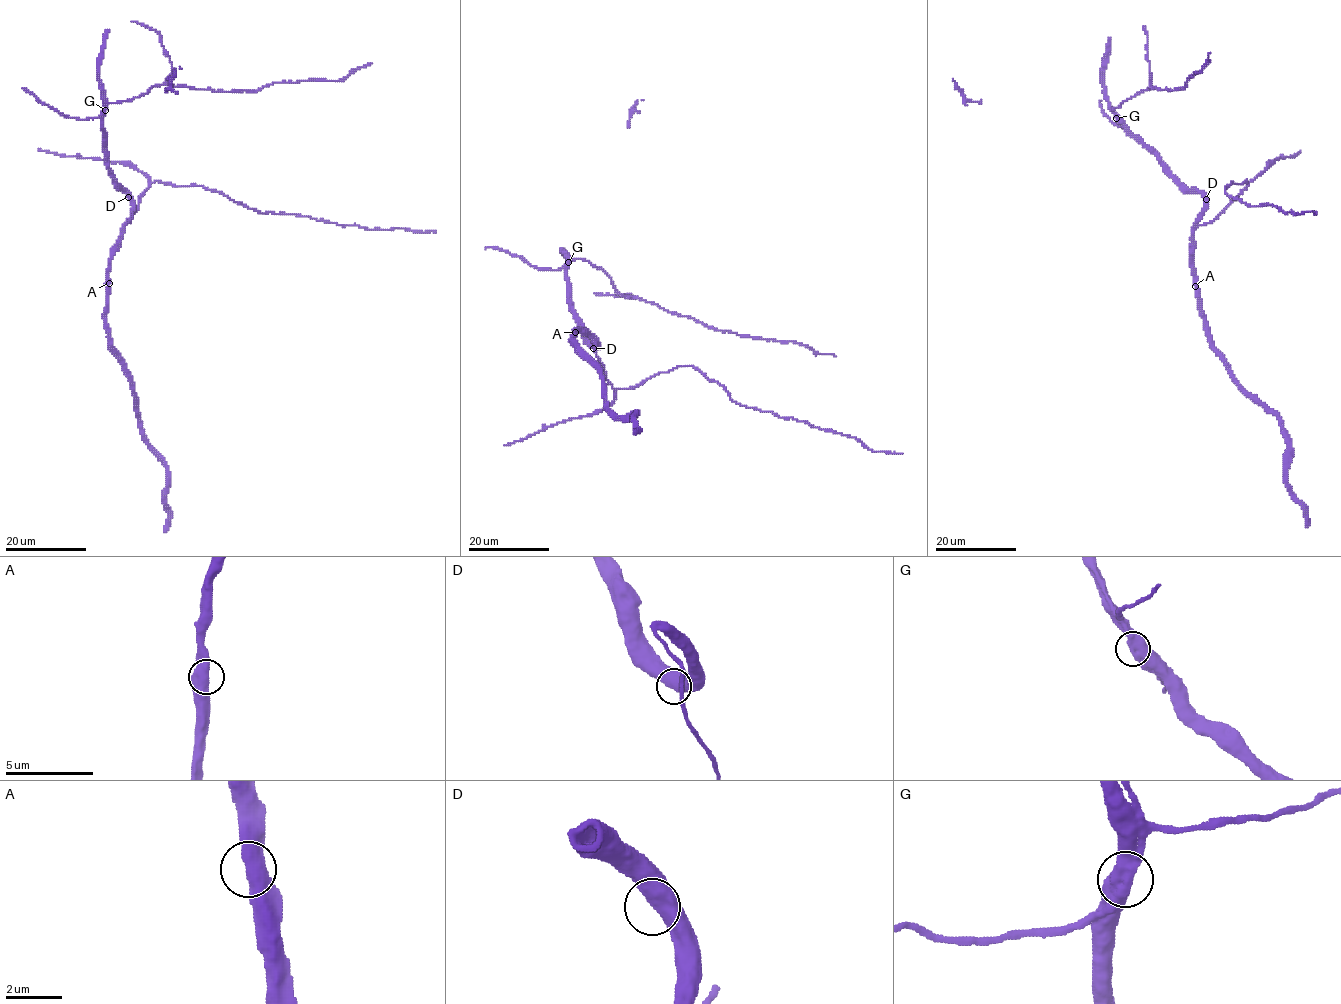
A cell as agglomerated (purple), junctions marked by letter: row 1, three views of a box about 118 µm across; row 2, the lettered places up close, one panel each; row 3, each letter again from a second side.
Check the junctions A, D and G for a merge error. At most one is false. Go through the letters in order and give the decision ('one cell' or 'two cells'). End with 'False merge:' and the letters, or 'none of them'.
A: one cell
D: one cell
G: one cell
False merge: none of them

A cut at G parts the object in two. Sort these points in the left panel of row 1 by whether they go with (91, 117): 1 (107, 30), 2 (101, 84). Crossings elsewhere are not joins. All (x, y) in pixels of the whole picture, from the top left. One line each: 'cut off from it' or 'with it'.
1: cut off from it
2: cut off from it

